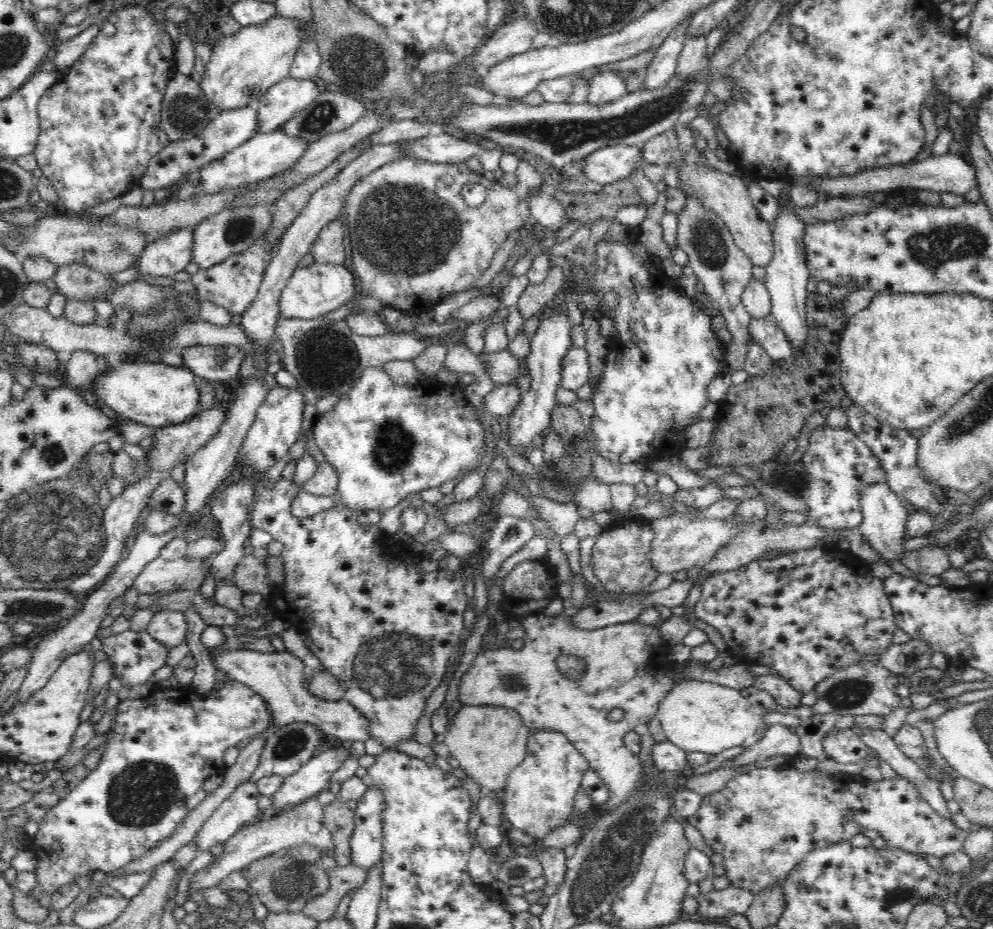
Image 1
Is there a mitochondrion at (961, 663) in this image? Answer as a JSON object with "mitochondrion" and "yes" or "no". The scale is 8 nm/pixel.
{"mitochondrion":"no"}

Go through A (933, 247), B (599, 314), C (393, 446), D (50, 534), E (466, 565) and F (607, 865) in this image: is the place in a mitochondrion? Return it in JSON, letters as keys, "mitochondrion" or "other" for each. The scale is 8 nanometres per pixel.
{"A":"mitochondrion","B":"other","C":"mitochondrion","D":"mitochondrion","E":"other","F":"mitochondrion"}

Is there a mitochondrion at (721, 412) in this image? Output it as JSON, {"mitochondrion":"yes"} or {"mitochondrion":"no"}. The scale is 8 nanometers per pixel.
{"mitochondrion":"no"}

